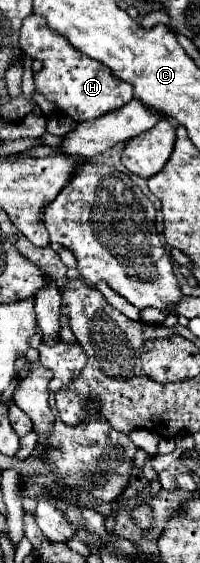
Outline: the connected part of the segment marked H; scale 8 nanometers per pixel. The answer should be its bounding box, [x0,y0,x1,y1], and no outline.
[33,29,133,123]

